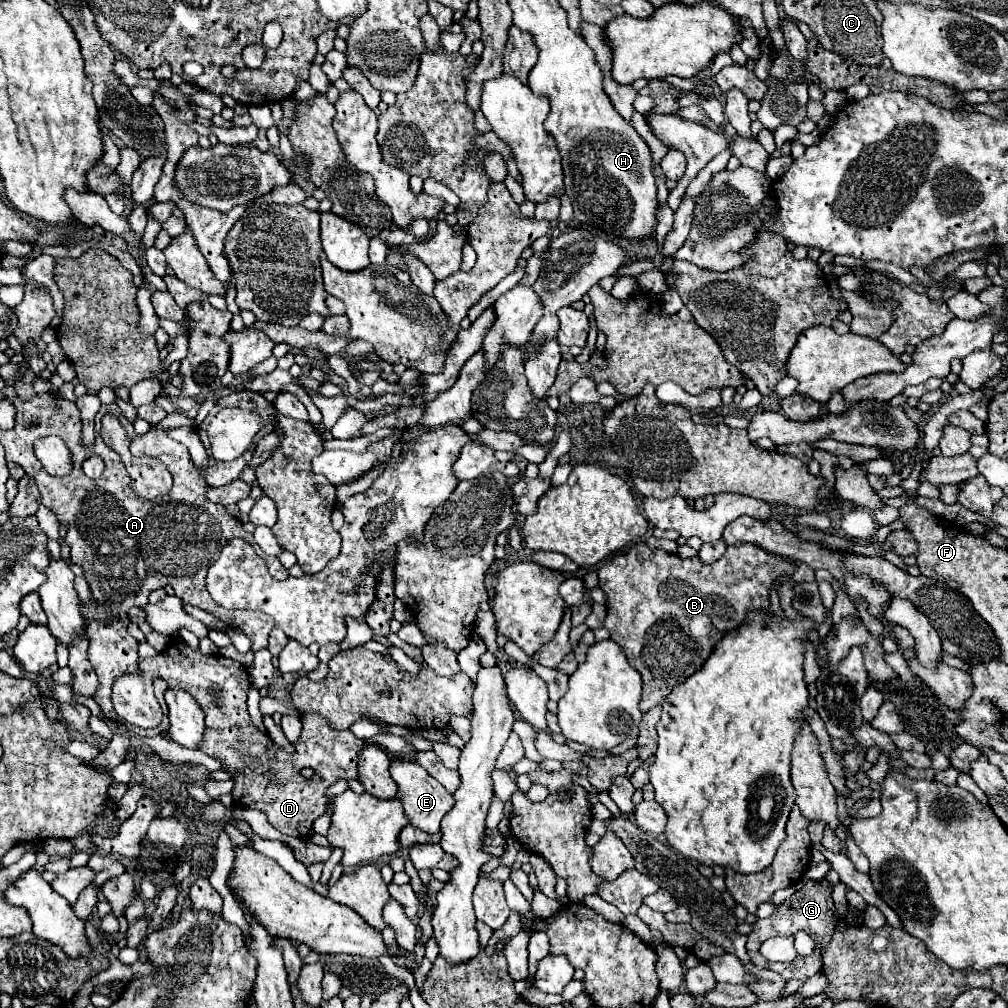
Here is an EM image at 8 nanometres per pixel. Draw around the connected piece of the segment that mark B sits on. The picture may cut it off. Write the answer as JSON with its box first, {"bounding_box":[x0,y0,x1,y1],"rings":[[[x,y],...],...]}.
{"bounding_box":[597,540,793,712],"rings":[[[635,540],[625,550],[611,556],[609,564],[597,570],[599,588],[607,596],[607,616],[603,620],[603,628],[609,630],[611,640],[623,646],[629,664],[643,678],[641,710],[647,712],[649,708],[659,706],[673,686],[697,672],[709,658],[715,642],[729,630],[737,628],[737,624],[745,620],[745,612],[749,608],[769,608],[771,584],[777,576],[793,572],[793,564],[779,560],[755,544],[743,542],[729,544],[725,554],[709,566],[701,564],[697,558],[679,558],[677,554],[669,554],[661,548],[649,548],[645,540]]]}

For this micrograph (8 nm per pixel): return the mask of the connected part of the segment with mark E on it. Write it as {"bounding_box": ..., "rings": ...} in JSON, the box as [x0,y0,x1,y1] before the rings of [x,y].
{"bounding_box":[391,754,453,834],"rings":[[[397,754],[397,758],[391,758],[391,778],[399,788],[397,794],[403,800],[405,816],[409,818],[409,822],[429,834],[439,832],[443,816],[449,812],[449,808],[453,808],[453,794],[449,794],[429,772],[425,772],[425,768],[409,760],[405,754]]]}

